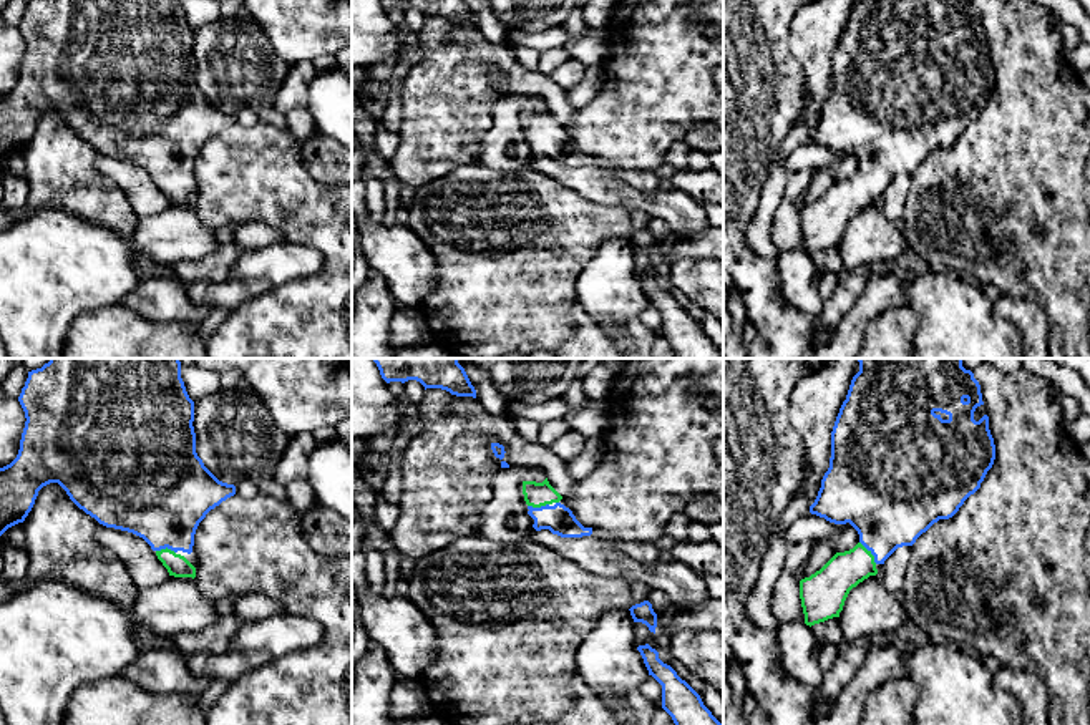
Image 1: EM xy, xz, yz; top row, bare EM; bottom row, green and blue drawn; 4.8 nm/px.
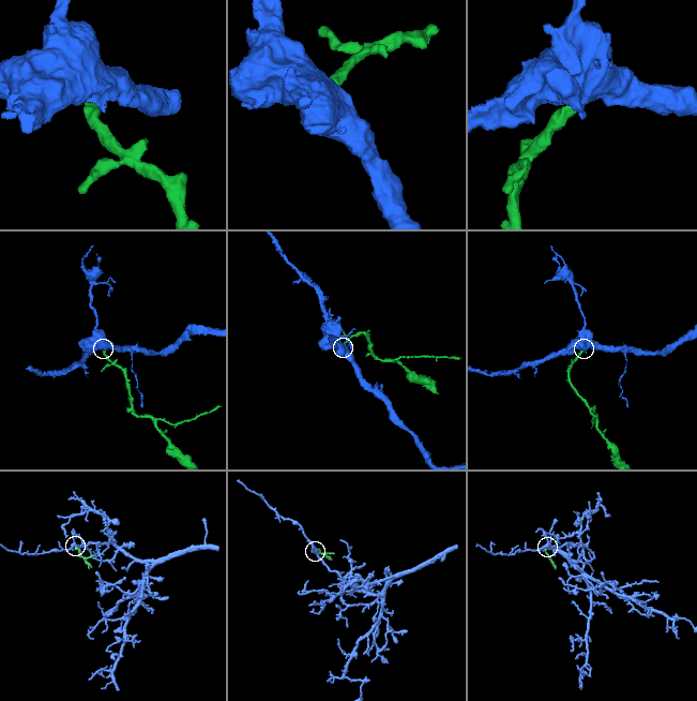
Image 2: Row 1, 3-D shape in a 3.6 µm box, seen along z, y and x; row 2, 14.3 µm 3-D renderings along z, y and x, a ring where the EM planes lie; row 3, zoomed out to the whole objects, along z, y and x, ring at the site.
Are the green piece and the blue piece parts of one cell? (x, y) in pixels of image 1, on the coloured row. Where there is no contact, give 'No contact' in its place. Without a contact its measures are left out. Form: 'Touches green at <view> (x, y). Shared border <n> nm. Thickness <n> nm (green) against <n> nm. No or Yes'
Touches green at yz (870, 553). Shared border 140 nm. Thickness 190 nm (green) against 400 nm. Yes

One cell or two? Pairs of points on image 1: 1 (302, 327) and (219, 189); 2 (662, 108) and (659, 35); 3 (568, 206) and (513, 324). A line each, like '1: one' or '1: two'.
1: one
2: one
3: one

